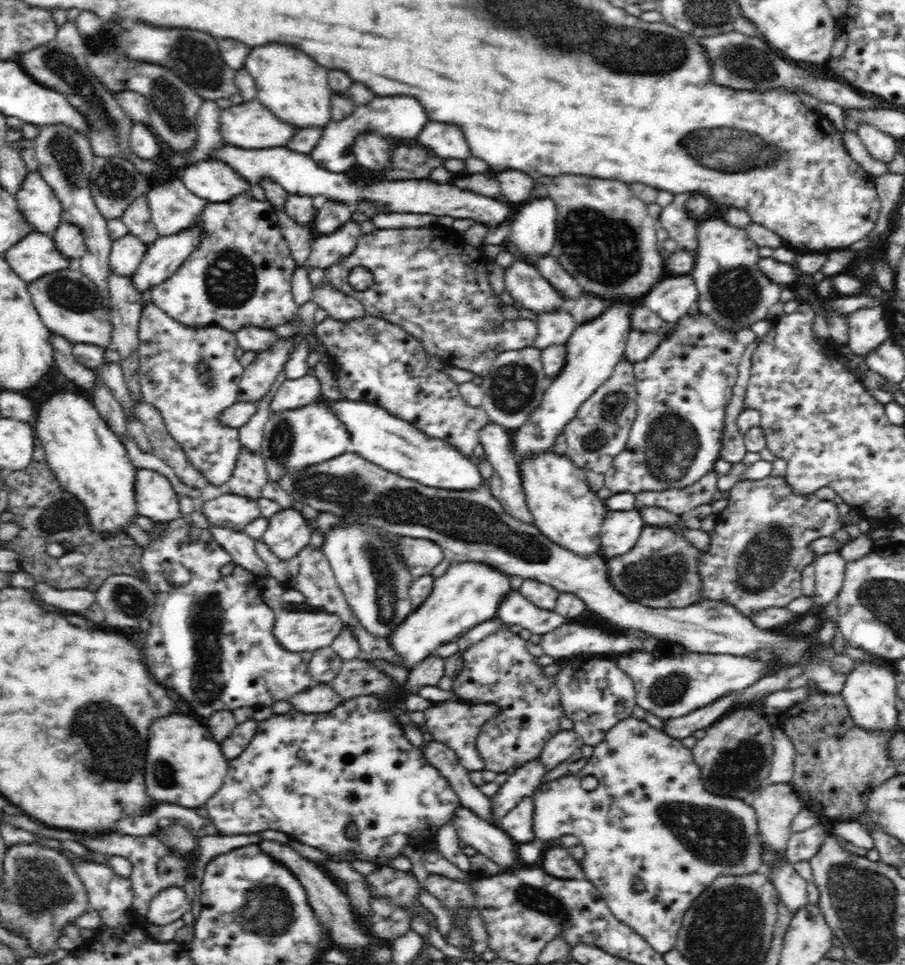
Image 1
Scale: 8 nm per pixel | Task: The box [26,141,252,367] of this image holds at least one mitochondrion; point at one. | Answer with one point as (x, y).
(65, 291)

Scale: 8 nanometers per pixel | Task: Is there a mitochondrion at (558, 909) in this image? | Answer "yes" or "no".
yes

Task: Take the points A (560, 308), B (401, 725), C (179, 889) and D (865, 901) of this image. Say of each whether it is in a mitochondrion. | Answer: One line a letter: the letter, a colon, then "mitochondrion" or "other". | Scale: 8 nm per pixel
A: other
B: other
C: other
D: mitochondrion

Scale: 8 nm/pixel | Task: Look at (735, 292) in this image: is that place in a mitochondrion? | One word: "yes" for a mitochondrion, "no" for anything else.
yes

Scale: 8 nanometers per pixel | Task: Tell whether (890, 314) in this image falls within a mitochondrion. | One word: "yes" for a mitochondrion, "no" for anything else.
no

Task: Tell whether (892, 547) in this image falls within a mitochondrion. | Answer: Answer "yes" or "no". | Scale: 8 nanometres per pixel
no

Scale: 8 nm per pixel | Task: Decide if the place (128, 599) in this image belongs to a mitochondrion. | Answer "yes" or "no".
yes

